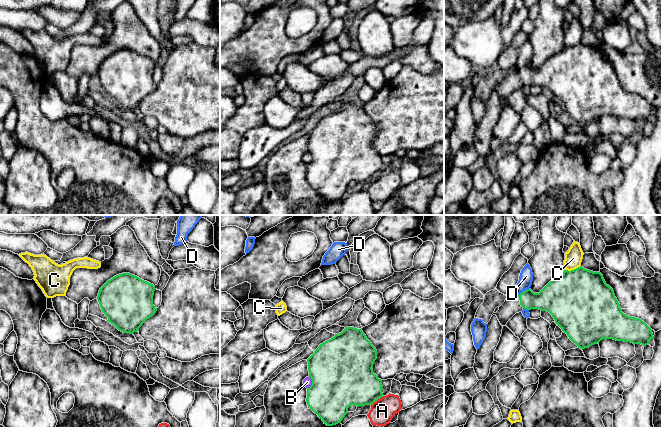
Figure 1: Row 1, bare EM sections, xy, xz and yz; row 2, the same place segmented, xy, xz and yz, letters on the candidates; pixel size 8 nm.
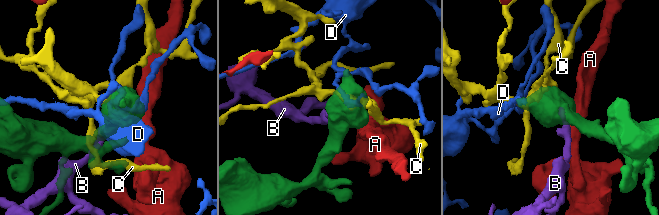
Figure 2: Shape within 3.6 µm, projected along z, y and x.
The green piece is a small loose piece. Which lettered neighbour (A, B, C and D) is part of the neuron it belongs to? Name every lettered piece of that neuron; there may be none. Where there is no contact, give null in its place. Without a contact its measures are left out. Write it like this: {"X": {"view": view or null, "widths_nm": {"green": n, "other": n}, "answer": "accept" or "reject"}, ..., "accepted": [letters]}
{"A": {"view": "xz", "widths_nm": {"green": 360, "other": 200}, "answer": "reject"}, "B": {"view": "xz", "widths_nm": {"green": 500, "other": 70}, "answer": "reject"}, "C": {"view": "yz", "widths_nm": {"green": 500, "other": 140}, "answer": "reject"}, "D": {"view": "yz", "widths_nm": {"green": 240, "other": 110}, "answer": "reject"}, "accepted": []}

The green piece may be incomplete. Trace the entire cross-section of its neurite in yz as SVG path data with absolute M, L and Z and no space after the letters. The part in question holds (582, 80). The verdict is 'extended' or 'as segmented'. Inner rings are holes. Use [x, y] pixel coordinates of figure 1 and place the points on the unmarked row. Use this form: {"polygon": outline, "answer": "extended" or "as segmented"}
{"polygon": "M581 42L571 47L564 46L562 51L551 56L539 69L534 69L529 64L519 71L510 70L492 92L496 91L500 100L505 102L516 89L523 85L549 88L555 99L580 125L588 124L603 115L631 118L634 121L643 122L654 115L652 105L644 97L622 88L613 65L606 60L603 51Z", "answer": "extended"}

